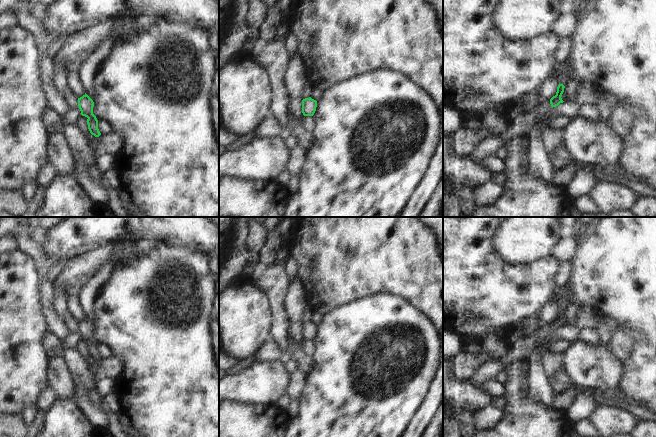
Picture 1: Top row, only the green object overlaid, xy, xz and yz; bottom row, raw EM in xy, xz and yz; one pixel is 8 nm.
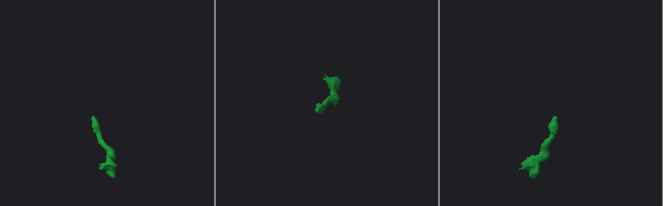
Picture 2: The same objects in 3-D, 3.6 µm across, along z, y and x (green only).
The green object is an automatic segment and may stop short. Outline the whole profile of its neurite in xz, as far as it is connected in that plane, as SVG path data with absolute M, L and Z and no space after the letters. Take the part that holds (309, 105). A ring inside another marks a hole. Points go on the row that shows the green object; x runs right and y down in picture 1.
M311 97L302 100L302 113L304 116L313 116L317 107L317 101Z

